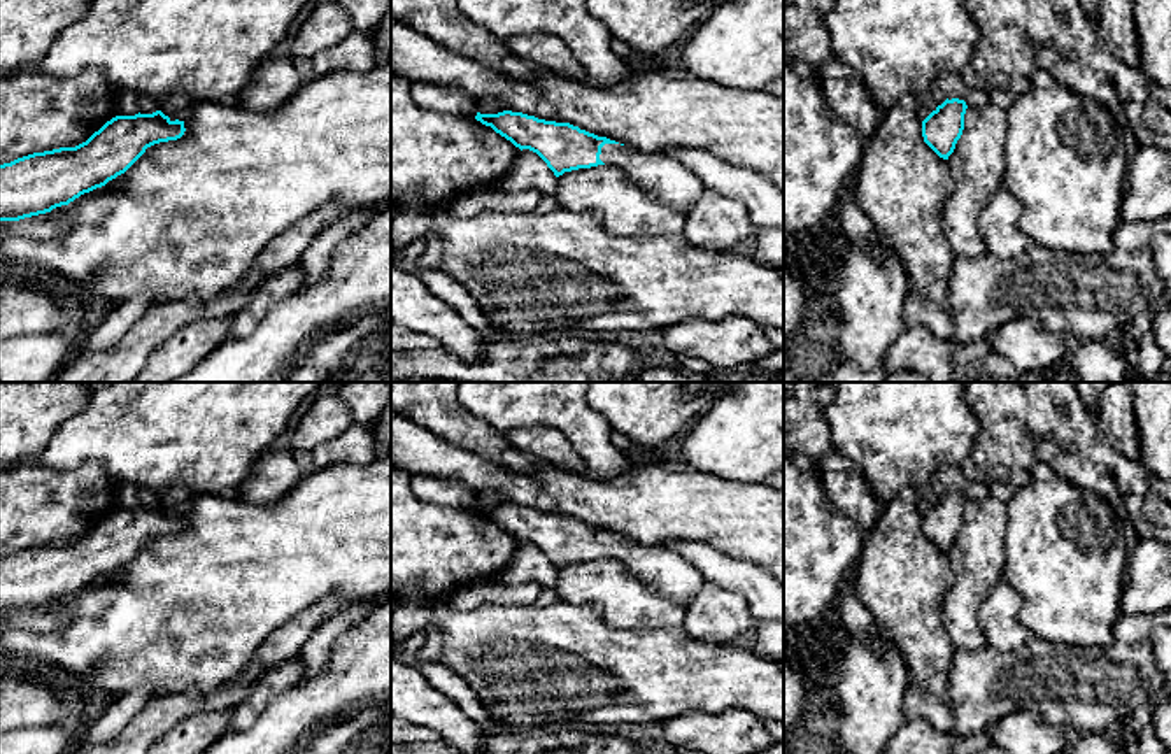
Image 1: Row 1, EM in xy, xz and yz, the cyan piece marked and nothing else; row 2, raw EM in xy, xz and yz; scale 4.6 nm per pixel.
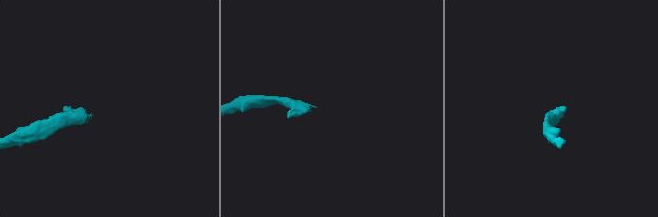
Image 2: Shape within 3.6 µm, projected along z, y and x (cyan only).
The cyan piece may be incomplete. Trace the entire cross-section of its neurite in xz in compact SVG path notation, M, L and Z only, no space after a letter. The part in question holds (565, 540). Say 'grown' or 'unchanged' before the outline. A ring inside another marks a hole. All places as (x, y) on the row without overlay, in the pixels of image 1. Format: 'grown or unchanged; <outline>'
grown; M477 505L475 512L491 519L521 544L536 545L556 570L610 556L624 563L649 589L682 605L706 582L694 565L670 545L635 544L570 516L545 514L522 505Z

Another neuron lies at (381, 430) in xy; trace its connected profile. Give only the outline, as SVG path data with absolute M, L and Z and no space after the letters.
M391 400L370 426L370 433L380 451L391 449Z

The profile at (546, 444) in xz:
M535 426L505 431L508 444L521 452L529 452L536 459L559 466L571 473L589 473L586 461L563 431Z

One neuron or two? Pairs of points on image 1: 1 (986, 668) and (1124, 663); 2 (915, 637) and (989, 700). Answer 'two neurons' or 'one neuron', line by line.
1: one neuron
2: two neurons

